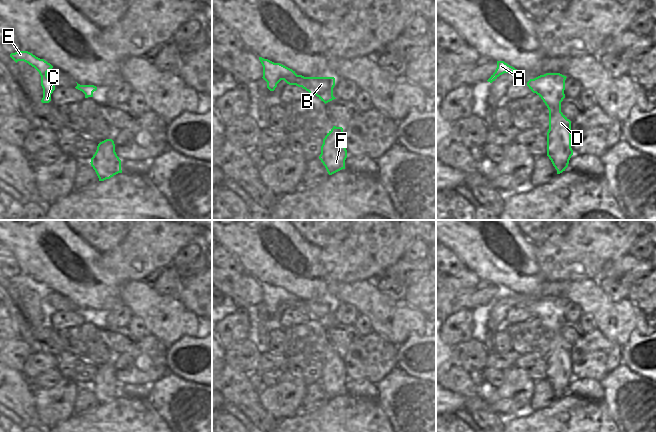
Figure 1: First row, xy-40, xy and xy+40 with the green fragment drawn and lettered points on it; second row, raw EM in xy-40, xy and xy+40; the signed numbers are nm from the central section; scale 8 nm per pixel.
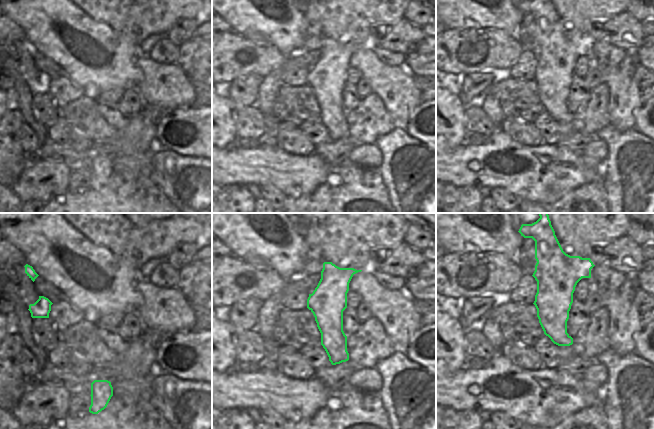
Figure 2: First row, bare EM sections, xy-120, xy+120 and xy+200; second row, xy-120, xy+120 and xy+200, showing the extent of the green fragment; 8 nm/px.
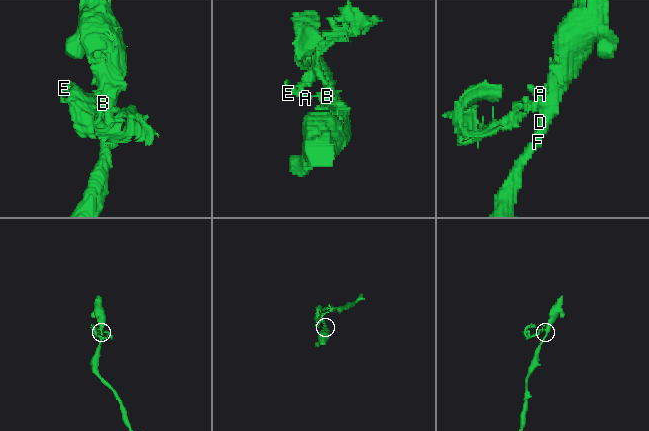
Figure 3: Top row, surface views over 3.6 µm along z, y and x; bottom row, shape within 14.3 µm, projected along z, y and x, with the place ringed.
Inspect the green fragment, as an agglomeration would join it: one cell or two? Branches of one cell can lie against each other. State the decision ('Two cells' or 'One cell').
Two cells.

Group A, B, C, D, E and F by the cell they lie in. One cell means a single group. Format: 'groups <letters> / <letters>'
groups A C E / B D F

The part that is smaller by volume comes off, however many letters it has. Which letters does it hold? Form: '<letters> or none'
A, C, E.

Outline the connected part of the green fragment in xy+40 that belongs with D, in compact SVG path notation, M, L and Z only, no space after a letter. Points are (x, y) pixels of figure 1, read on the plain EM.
M546 297L527 306L529 313L543 324L549 334L547 380L557 398L565 395L573 379L571 345L561 336L566 302L560 297Z

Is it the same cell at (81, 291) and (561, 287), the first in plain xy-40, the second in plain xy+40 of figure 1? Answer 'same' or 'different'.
different

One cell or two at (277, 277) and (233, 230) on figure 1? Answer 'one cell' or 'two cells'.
one cell

